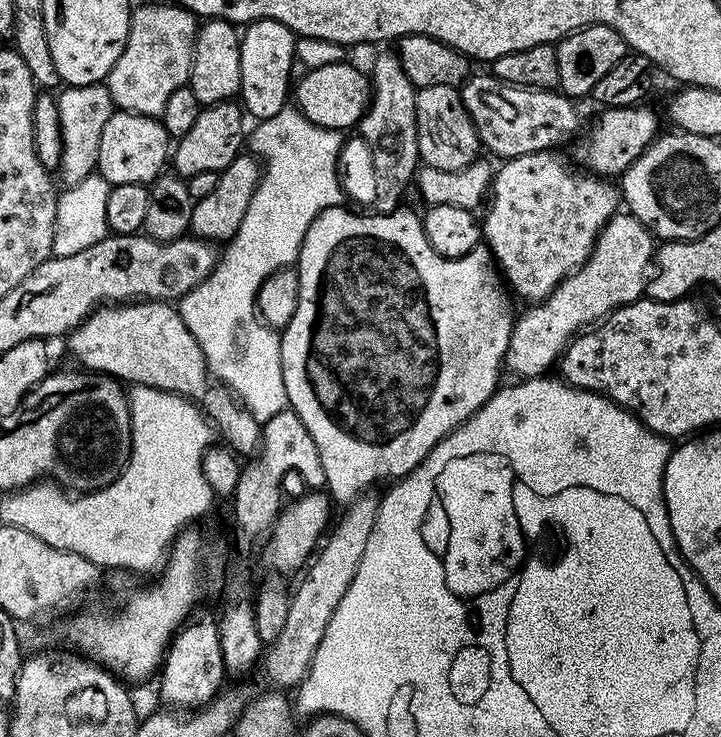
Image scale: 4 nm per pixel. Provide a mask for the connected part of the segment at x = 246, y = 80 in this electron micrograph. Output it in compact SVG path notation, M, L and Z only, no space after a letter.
M256 20L243 29L240 37L242 54L242 78L240 79L239 103L253 121L274 118L282 109L289 107L290 89L294 84L292 64L297 63L297 35L282 22L273 20Z

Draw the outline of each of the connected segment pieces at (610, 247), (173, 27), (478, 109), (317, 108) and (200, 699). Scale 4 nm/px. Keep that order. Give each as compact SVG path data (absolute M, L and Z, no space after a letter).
M624 210L611 216L596 239L588 261L569 274L543 302L525 307L528 309L515 317L508 353L504 356L507 371L512 371L516 378L543 377L547 373L544 371L563 356L573 336L607 318L614 309L641 299L654 260L652 244L652 233L638 218Z
M180 4L137 5L132 11L126 46L106 81L113 105L144 116L163 115L170 95L188 83L199 25L199 19Z
M491 74L469 75L468 79L459 85L459 89L481 145L504 160L513 160L515 156L522 154L559 149L559 144L566 143L568 139L571 141L581 131L579 110L572 105L575 103L559 90L524 88L520 84L502 82Z
M349 62L339 64L327 64L317 68L307 69L304 77L297 79L294 84L295 107L310 122L314 122L323 128L355 129L368 108L368 102L372 99L370 80L364 76Z
M198 616L189 619L181 627L180 631L173 636L172 643L164 654L162 671L158 676L160 700L164 703L161 705L172 710L202 708L219 696L225 687L226 673L220 645L220 625L213 617L211 620L208 616Z

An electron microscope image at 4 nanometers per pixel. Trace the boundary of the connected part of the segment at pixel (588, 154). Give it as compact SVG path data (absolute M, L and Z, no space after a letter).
M641 102L625 108L603 109L599 113L601 116L597 118L596 125L575 141L575 144L577 143L575 163L581 169L597 176L605 178L623 176L625 170L651 146L661 131L660 120L656 117L655 110L647 108L646 105L647 103Z

